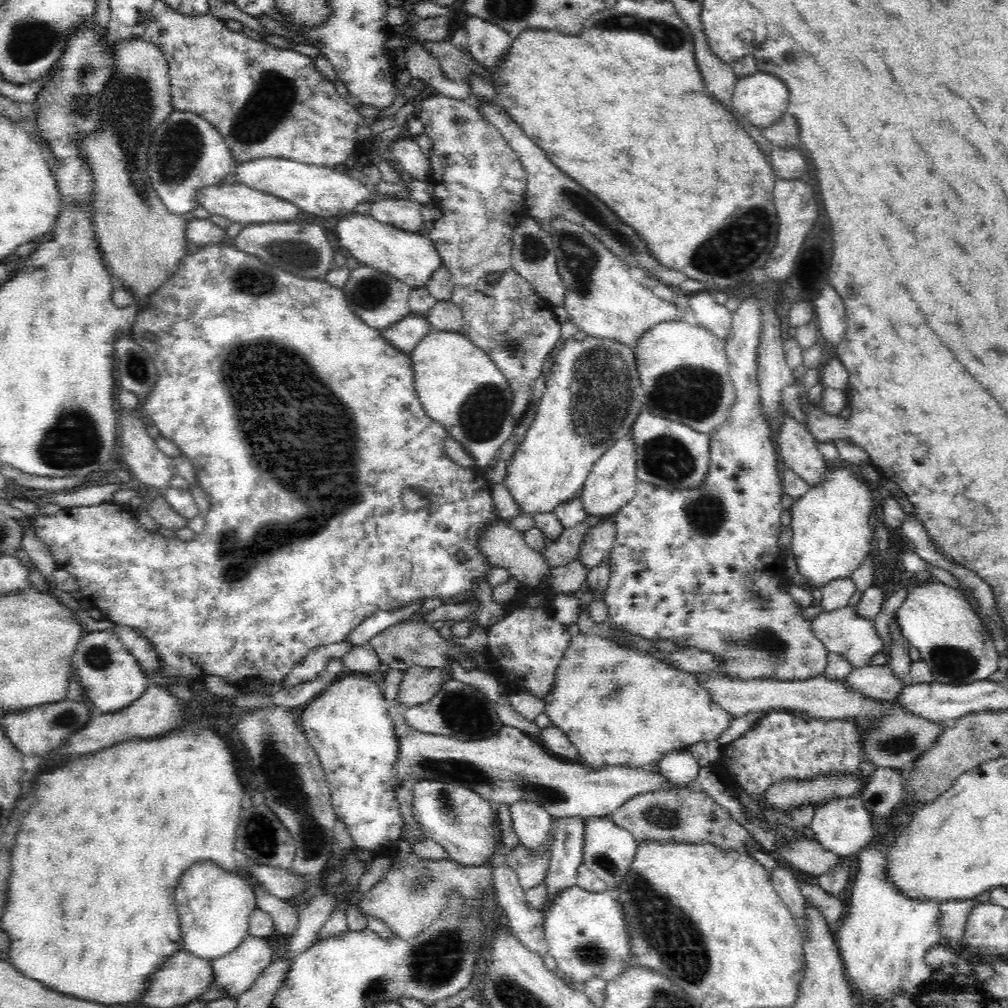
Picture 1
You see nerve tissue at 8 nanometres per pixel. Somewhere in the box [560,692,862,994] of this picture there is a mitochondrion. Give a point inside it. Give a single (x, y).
(657, 920)

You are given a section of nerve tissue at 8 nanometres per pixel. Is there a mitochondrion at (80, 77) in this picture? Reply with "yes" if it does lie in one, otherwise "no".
yes

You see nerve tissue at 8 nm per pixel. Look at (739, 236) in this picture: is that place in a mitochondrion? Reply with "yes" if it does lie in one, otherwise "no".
yes

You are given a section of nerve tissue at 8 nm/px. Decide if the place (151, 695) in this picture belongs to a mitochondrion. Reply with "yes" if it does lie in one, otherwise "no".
no

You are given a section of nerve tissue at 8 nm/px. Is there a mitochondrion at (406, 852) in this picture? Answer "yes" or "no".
no

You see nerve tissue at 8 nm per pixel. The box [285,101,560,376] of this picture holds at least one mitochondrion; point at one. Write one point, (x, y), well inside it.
(369, 293)

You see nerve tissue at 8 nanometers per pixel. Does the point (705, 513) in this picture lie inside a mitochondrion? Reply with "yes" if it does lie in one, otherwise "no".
yes

